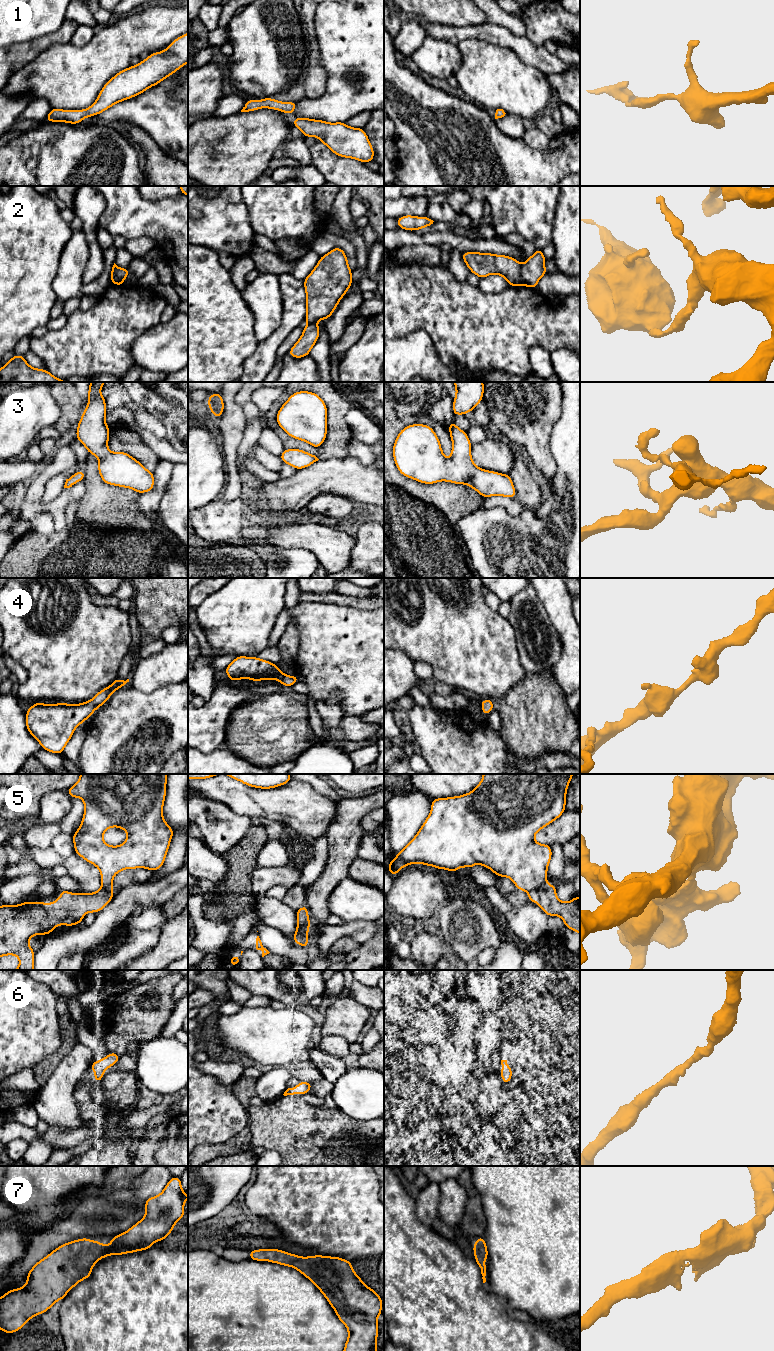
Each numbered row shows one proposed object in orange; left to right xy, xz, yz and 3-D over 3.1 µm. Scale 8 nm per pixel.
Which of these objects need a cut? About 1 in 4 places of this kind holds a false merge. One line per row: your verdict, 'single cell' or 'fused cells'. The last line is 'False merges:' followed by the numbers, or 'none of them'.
1: single cell
2: fused cells
3: single cell
4: single cell
5: fused cells
6: single cell
7: single cell
False merges: 2, 5

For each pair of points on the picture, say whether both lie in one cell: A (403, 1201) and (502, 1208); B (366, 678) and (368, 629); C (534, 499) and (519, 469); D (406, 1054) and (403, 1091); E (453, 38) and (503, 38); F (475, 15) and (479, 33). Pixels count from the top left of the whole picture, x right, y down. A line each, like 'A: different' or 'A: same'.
A: different
B: same
C: same
D: same
E: same
F: different

